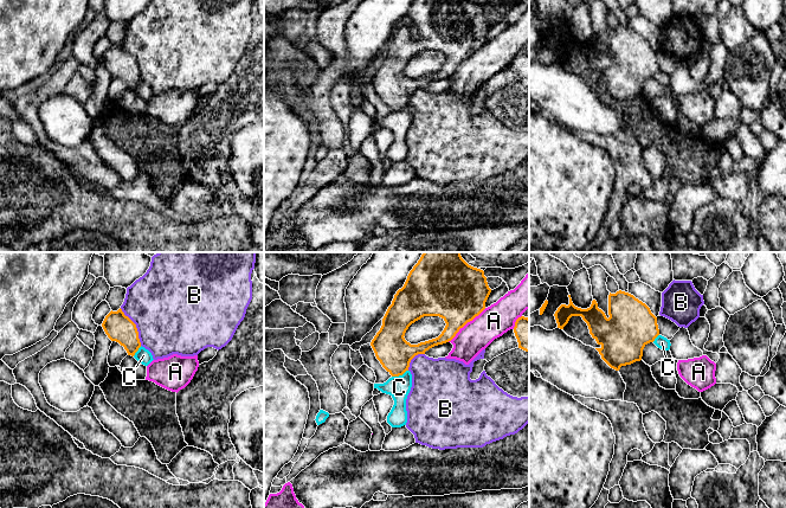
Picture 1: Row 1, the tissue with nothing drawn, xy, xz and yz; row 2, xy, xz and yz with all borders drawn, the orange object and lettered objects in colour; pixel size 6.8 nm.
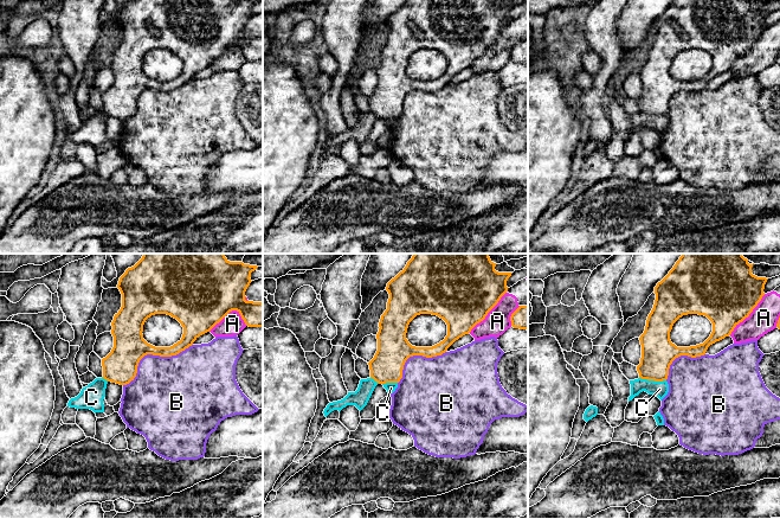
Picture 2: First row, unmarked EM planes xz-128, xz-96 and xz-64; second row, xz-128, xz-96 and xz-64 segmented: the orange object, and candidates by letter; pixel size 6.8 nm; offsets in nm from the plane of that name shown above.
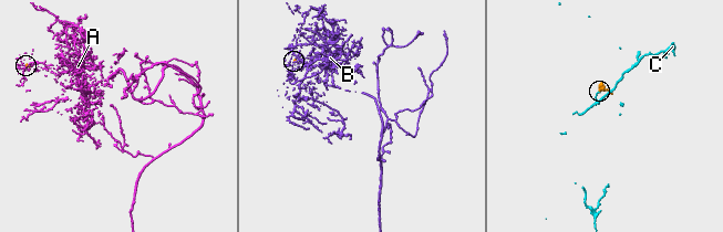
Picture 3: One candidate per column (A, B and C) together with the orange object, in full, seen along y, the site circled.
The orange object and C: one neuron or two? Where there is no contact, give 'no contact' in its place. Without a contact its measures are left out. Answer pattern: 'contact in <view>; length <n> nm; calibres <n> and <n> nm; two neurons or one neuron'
contact in xz; length 120 nm; calibres 240 and 150 nm; two neurons

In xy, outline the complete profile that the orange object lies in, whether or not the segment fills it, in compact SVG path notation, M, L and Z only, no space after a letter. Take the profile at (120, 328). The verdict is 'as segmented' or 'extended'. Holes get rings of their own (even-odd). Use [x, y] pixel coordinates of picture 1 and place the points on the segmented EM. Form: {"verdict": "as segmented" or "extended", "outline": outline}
{"verdict": "as segmented", "outline": "M121 308L117 311L111 310L105 316L102 327L111 341L124 347L128 355L134 356L141 347L136 324L124 315Z"}

